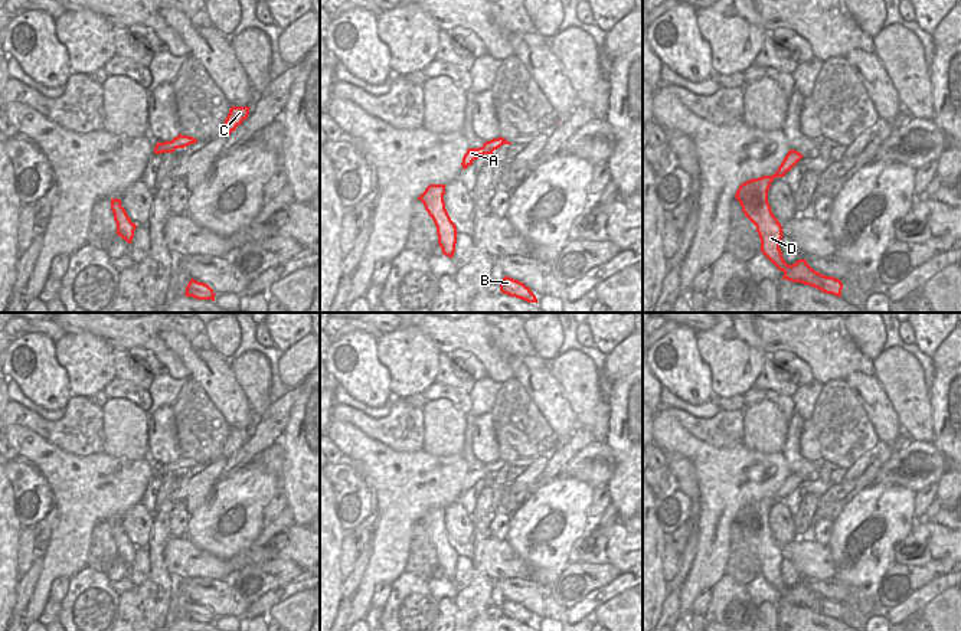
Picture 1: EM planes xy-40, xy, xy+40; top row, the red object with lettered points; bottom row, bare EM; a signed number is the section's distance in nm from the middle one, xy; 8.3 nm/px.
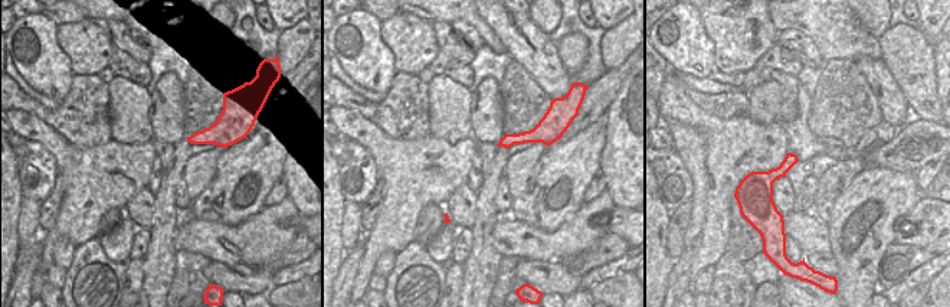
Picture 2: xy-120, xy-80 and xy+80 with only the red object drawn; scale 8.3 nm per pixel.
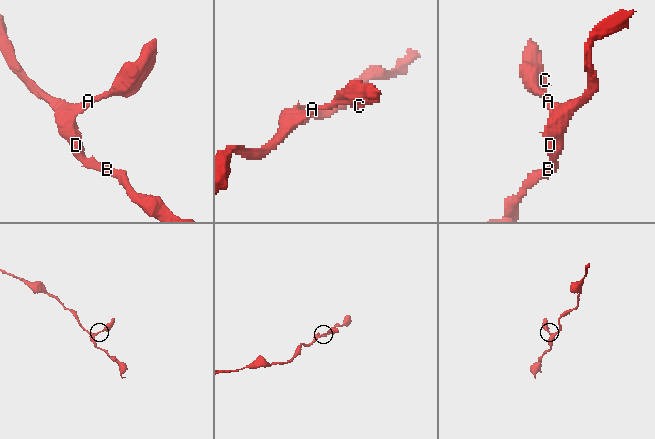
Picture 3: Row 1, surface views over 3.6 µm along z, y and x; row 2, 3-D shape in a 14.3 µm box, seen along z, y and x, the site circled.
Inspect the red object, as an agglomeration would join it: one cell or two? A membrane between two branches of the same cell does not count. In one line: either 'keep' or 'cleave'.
keep

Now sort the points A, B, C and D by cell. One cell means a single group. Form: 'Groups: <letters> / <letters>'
Groups: A B C D

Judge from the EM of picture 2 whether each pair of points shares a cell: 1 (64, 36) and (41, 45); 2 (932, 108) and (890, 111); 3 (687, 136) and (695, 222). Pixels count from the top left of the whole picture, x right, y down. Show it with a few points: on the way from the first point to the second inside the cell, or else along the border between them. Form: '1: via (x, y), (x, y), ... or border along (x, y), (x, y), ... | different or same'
1: border along (58, 25), (56, 42), (68, 56), (71, 69) | different
2: border along (894, 79), (913, 116) | different
3: via (694, 157), (698, 173), (698, 201) | same

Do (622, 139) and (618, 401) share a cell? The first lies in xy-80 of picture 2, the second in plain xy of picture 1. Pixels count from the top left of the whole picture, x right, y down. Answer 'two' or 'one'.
one

